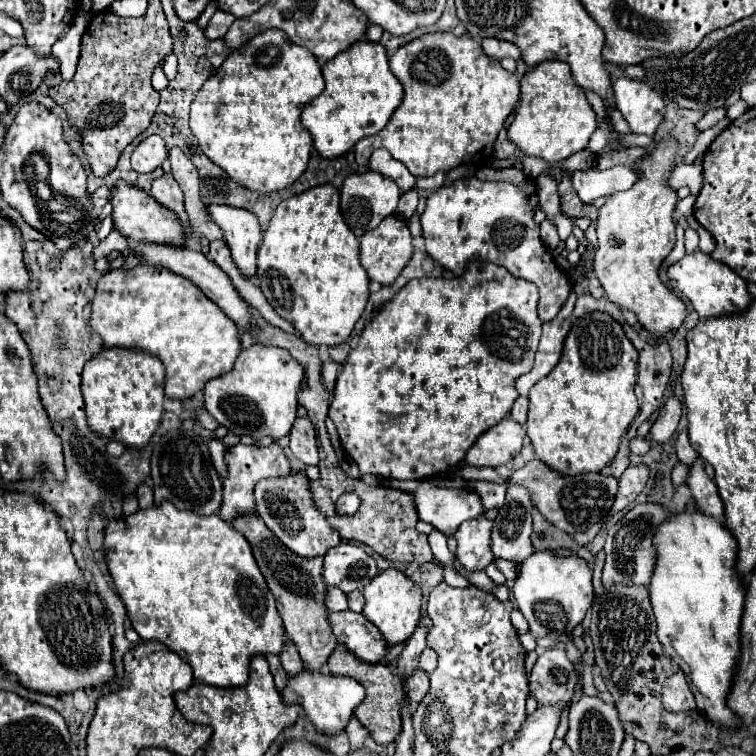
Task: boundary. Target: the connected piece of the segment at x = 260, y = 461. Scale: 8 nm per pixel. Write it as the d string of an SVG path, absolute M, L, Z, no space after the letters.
M274 442L270 446L244 446L238 444L234 448L226 450L226 464L228 464L228 476L222 480L224 484L224 502L220 508L220 516L230 522L232 518L236 518L238 514L246 514L246 512L256 512L254 506L254 484L262 478L276 478L276 476L286 476L290 472L290 462L284 454L284 450Z

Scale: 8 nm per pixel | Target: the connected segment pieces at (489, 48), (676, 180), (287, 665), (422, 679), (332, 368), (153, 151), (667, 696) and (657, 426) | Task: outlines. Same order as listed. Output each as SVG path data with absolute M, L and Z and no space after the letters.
M486 38L486 40L482 40L482 50L484 50L488 56L496 58L496 60L506 58L506 56L510 56L510 58L514 58L514 60L520 60L520 50L518 50L512 42L506 42L506 40Z
M678 162L672 172L670 172L670 178L668 178L668 186L678 190L682 186L688 186L692 190L694 196L698 196L700 188L702 188L702 170L700 166L694 166L694 164L684 164L684 162Z
M286 638L286 646L282 648L280 660L282 660L282 666L288 672L288 676L294 676L294 674L298 674L304 668L304 664L300 660L300 654L298 654L298 648L288 638Z
M416 670L416 672L406 680L404 686L406 686L406 692L408 692L408 696L410 696L412 706L418 706L418 704L422 702L422 698L426 696L428 686L430 686L428 674L426 674L424 670Z
M324 362L324 370L322 370L322 382L324 382L324 386L326 386L326 390L332 394L332 390L334 390L334 384L336 384L336 376L338 376L338 370L340 370L340 366L338 364L334 364L334 362Z
M148 136L142 140L132 152L132 168L136 172L154 172L162 166L164 158L168 156L164 140L160 136Z
M676 672L670 676L664 686L662 686L662 706L670 712L684 712L684 710L694 710L696 702L692 696L692 690L688 686L688 680L682 672Z
M670 396L670 398L664 402L658 418L654 420L648 438L650 438L652 442L658 442L658 444L666 442L666 440L676 432L676 426L678 426L680 416L682 416L682 402L680 402L676 396Z

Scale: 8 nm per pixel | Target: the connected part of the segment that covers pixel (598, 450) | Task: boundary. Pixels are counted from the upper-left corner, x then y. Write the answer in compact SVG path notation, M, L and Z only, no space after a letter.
M590 312L574 322L564 342L562 360L546 378L534 384L528 394L530 410L528 410L526 432L530 436L536 456L546 466L550 466L558 474L574 476L574 474L600 472L606 464L614 460L614 456L618 454L620 438L630 428L638 412L638 400L634 394L636 372L638 372L636 362L638 362L636 348L632 346L622 326L612 316L602 312Z

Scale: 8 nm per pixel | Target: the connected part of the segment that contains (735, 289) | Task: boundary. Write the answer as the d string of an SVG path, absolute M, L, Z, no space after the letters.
M696 250L694 254L688 254L682 260L678 260L676 264L672 264L668 268L668 280L676 292L684 294L692 302L700 320L708 320L714 316L742 314L752 302L752 296L748 292L748 282L744 278L740 278L738 274L734 274L734 270L730 270L726 264L714 260L712 256L708 256L700 250Z

